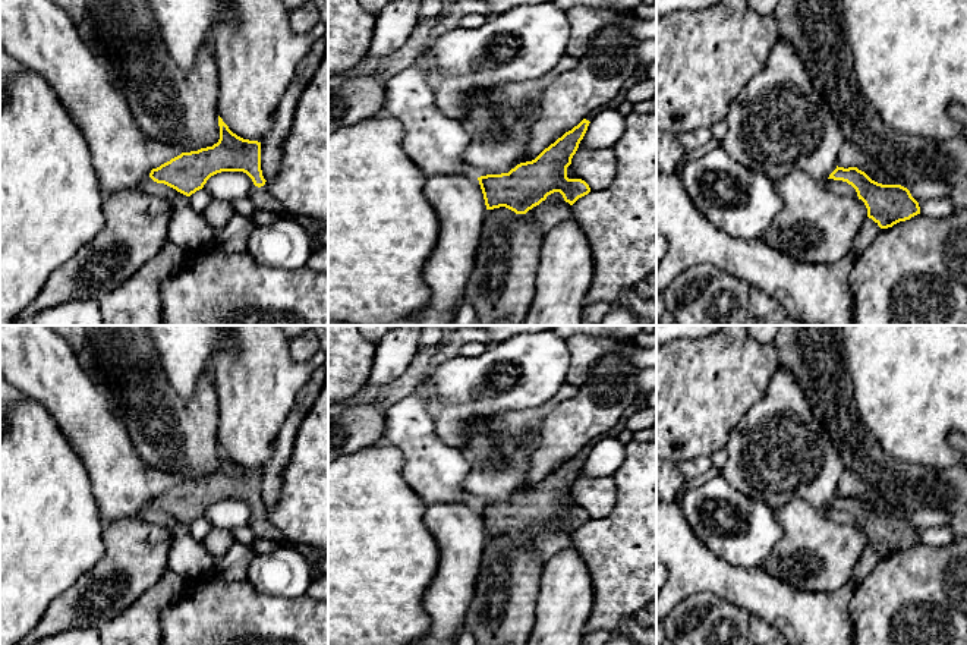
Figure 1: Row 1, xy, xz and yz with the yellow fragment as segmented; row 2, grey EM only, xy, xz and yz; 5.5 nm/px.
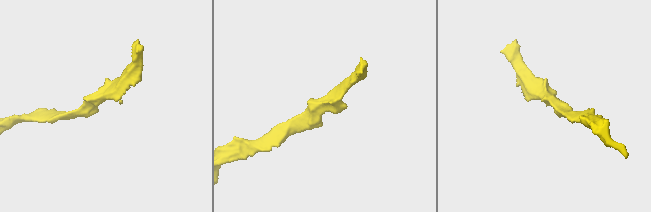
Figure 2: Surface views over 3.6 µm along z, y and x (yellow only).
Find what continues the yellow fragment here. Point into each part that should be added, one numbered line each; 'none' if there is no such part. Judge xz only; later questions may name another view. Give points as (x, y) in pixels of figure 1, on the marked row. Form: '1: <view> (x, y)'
none

